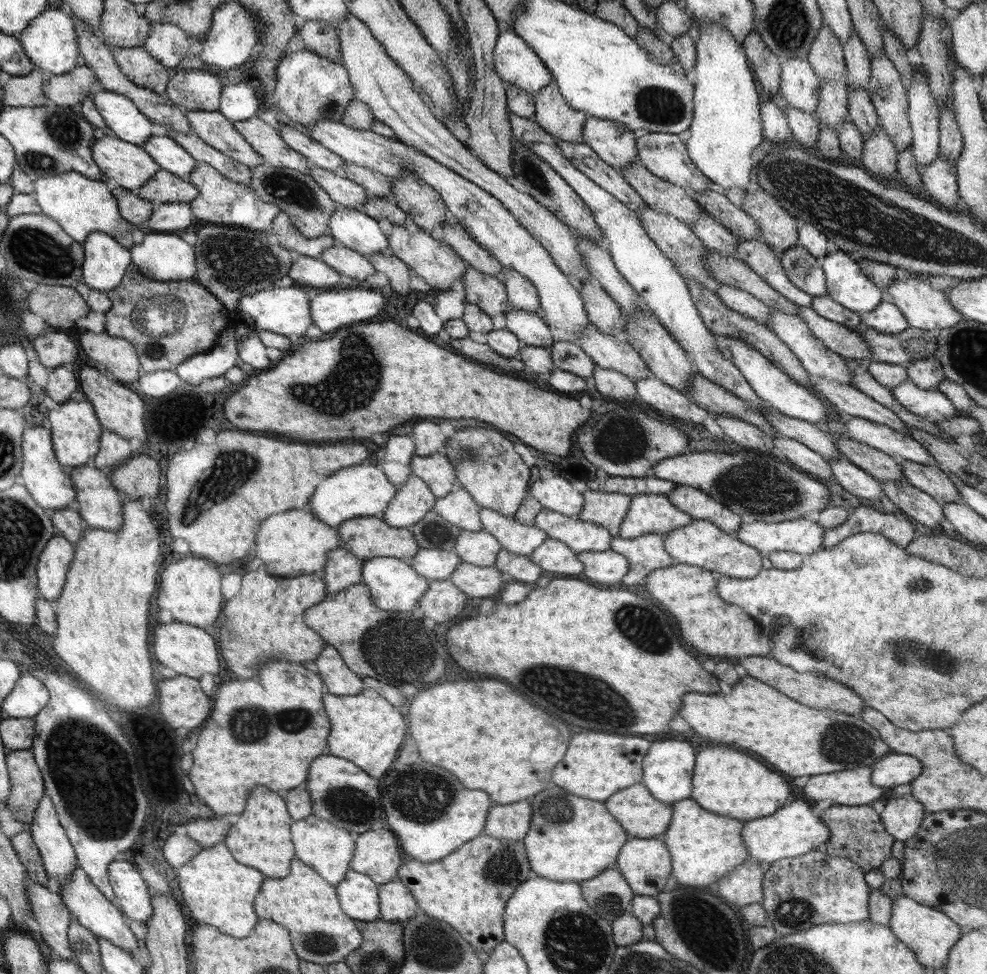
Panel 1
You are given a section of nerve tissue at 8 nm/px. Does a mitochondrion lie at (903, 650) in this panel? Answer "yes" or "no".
yes

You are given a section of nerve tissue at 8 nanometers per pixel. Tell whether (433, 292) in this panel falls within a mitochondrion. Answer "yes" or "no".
no

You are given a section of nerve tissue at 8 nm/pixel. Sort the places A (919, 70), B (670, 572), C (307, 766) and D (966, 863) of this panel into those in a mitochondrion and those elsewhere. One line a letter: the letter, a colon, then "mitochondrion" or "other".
A: other
B: other
C: other
D: mitochondrion

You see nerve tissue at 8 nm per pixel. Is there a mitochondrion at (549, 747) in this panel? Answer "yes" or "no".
no

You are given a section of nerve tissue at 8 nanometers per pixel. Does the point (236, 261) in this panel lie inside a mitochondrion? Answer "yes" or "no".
yes

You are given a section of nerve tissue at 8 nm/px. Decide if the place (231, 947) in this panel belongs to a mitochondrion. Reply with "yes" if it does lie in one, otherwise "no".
no

